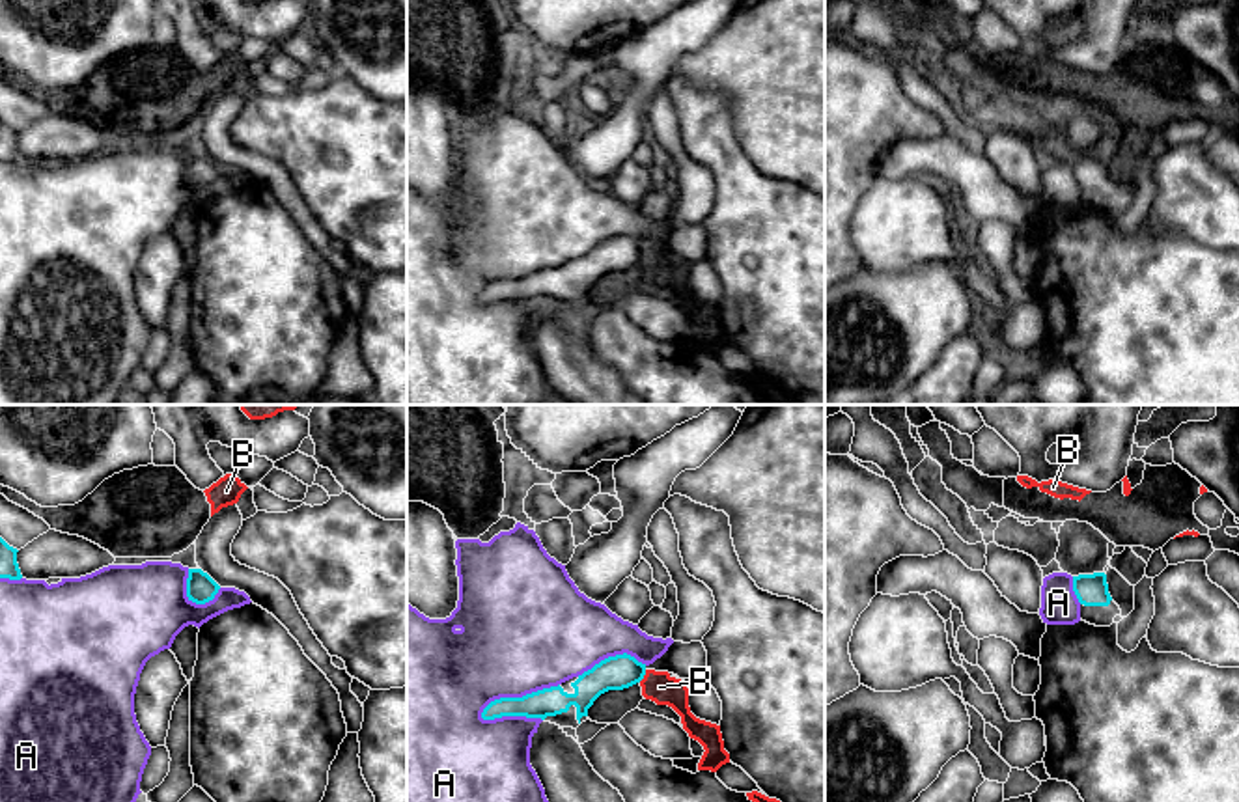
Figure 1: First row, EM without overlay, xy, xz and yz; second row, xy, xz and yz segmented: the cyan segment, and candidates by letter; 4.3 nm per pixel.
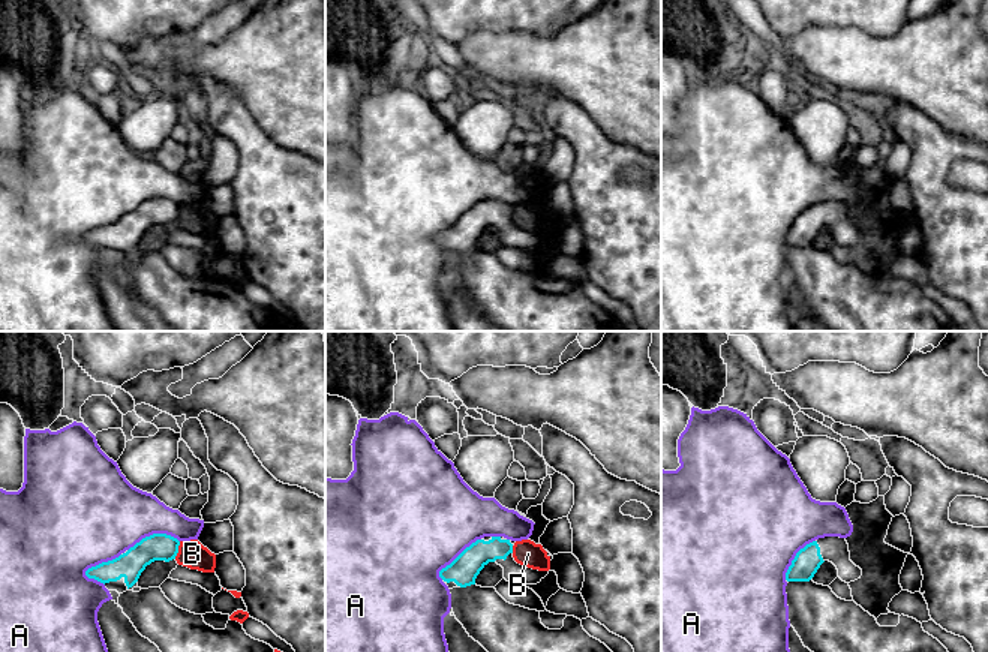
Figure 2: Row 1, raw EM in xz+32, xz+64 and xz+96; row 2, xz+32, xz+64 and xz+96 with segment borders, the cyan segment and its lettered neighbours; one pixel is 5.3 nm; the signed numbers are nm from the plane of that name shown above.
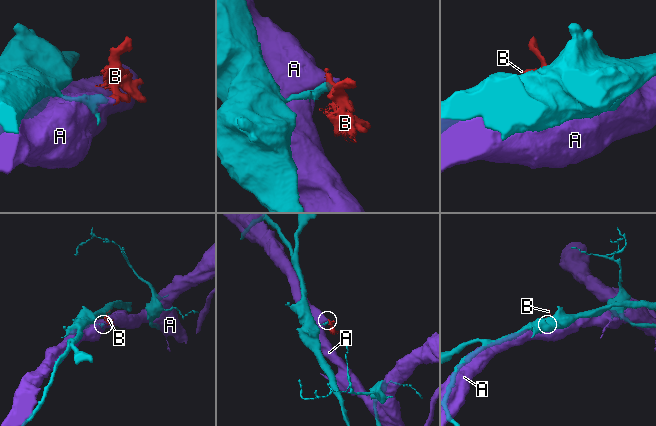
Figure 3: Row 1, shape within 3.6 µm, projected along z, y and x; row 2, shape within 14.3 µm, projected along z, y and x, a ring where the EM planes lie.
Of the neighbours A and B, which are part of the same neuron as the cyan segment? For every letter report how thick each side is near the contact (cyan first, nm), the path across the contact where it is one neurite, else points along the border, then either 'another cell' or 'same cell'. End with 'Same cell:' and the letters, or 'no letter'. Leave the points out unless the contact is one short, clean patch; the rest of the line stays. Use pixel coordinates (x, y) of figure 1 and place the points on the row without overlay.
A: 130/480 nm | another cell
B: 150/140 nm | along xz (646, 252), (639, 263) | another cell
Same cell: no letter

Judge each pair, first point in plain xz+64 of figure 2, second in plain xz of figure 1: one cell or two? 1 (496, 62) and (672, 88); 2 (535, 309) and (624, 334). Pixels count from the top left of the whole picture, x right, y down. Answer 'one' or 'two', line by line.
1: two
2: one

